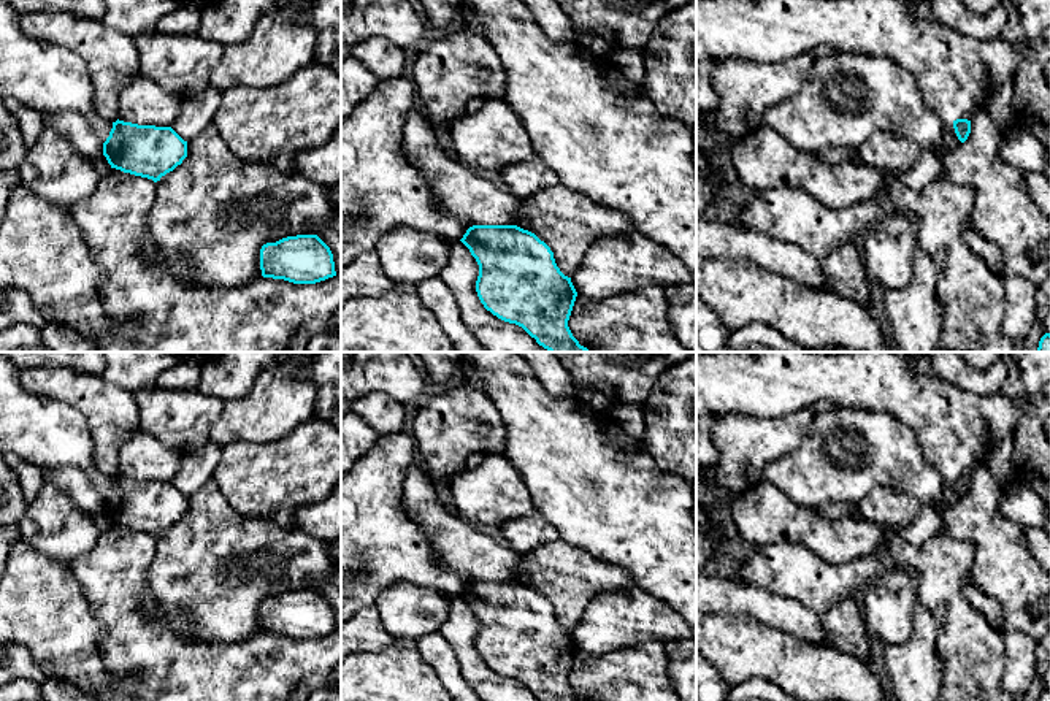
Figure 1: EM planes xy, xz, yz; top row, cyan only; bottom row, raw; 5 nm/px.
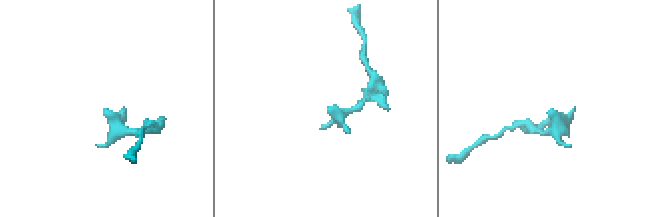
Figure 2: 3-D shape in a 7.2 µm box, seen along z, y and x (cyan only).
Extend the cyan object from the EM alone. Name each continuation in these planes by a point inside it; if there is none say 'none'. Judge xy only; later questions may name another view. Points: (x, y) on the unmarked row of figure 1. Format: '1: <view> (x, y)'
none

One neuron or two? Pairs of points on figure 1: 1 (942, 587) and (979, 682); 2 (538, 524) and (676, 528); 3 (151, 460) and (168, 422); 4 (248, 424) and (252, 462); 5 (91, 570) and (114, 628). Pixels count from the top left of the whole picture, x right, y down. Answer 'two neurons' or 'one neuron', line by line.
1: one neuron
2: two neurons
3: two neurons
4: two neurons
5: one neuron

